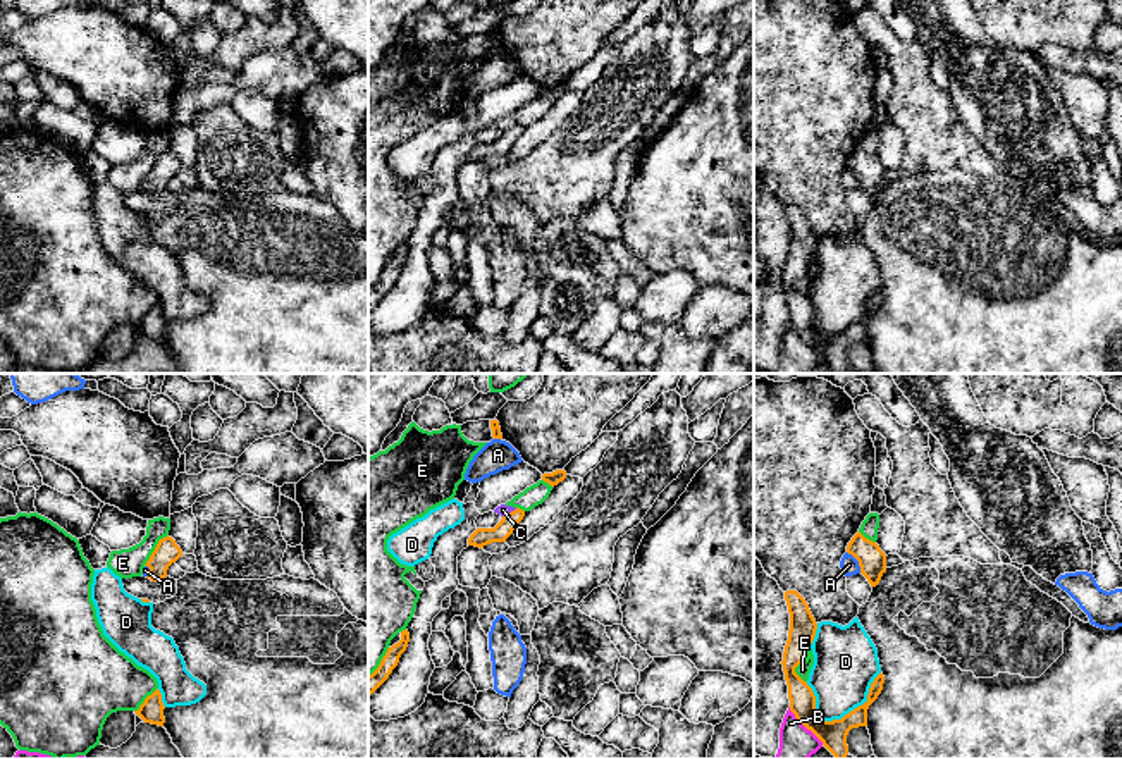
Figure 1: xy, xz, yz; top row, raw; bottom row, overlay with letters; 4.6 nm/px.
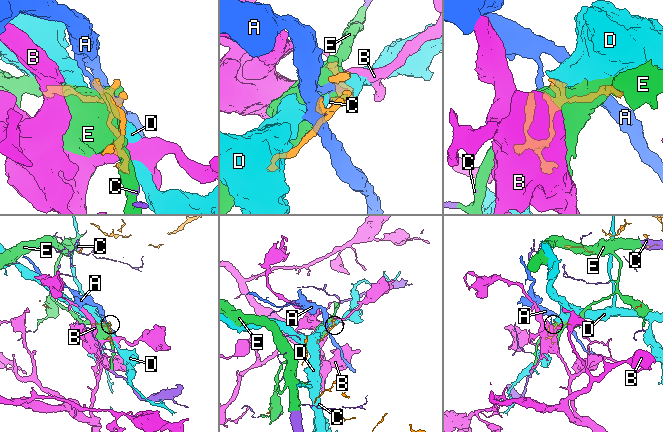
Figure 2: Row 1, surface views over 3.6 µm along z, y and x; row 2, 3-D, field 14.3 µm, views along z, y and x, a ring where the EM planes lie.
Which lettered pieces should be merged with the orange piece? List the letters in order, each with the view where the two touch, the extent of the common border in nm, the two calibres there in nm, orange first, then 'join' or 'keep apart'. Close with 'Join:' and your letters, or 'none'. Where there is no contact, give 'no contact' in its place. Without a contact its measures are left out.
A: yz | 120 nm | 130/90 nm | keep apart
B: yz | 240 nm | 130/170 nm | keep apart
C: xz | 80 nm | 90/60 nm | keep apart
D: yz | 360 nm | 130/300 nm | keep apart
E: yz | 190 nm | 130/70 nm | keep apart
Join: none

